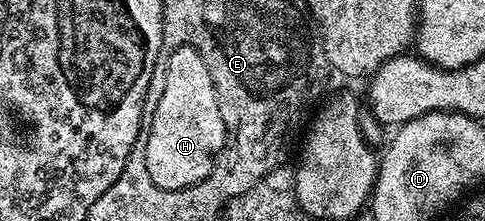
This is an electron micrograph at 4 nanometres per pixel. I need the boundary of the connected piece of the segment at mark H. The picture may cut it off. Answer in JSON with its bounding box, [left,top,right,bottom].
[143,47,226,189]

